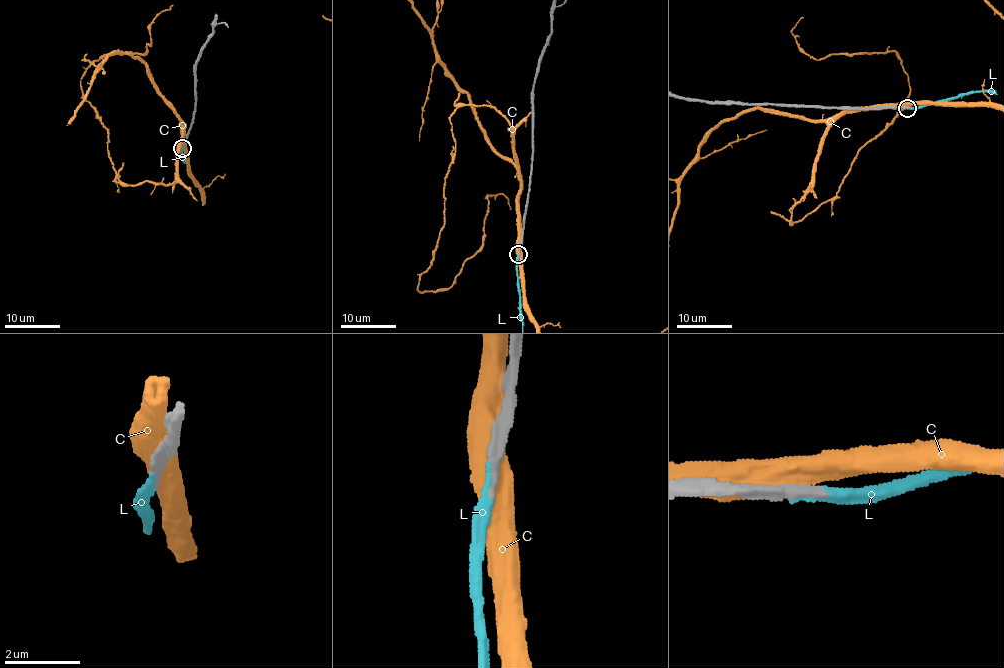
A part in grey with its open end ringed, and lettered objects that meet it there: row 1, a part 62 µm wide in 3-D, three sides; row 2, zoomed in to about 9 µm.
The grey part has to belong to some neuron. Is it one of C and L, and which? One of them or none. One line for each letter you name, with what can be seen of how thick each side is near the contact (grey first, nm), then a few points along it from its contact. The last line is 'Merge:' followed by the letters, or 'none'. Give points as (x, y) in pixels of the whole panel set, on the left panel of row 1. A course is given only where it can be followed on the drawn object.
L: calibres 360 and 240 nm
Merge: L

